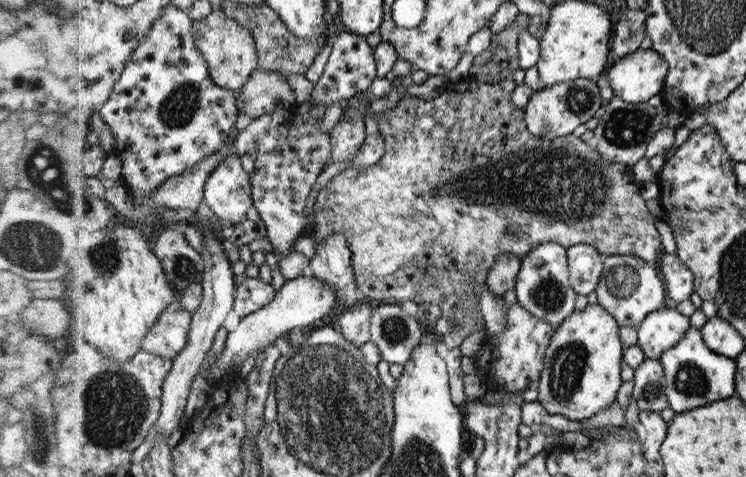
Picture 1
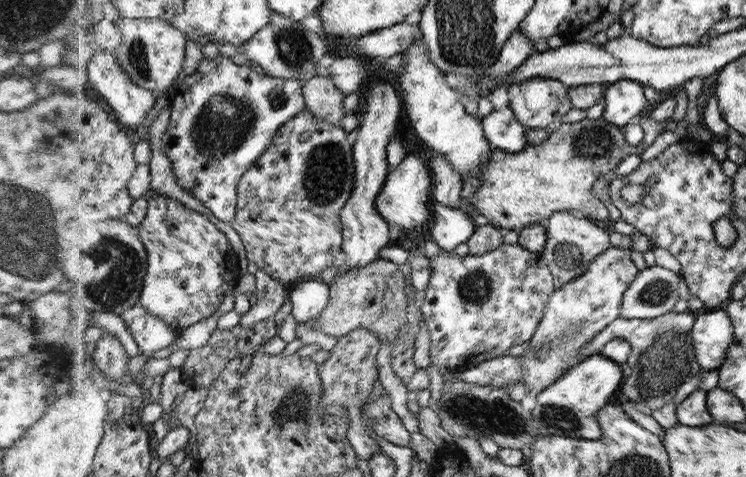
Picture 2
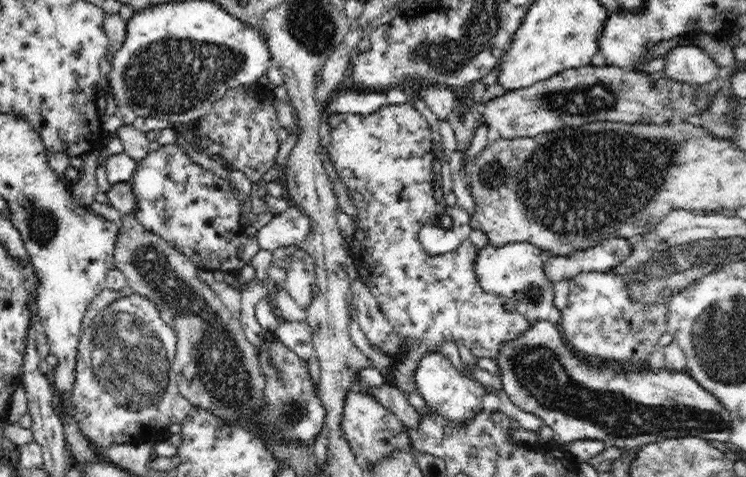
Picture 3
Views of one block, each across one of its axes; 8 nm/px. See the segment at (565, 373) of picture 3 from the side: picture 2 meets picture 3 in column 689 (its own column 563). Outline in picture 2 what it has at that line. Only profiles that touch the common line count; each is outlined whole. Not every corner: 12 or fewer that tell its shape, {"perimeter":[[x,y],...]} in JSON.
{"perimeter":[[601,353],[538,394],[531,411],[545,434],[598,440],[597,419],[620,386]]}

